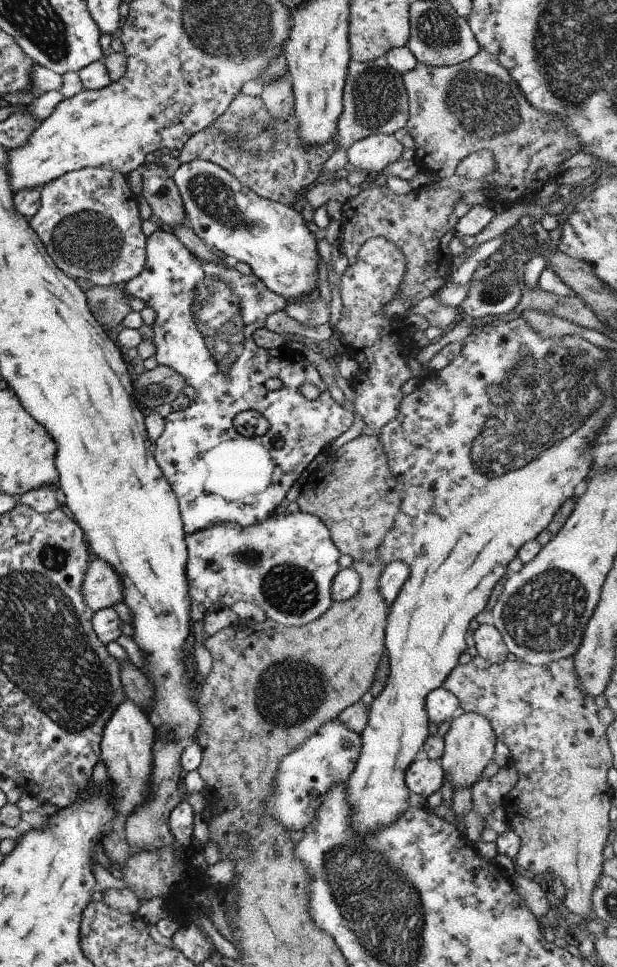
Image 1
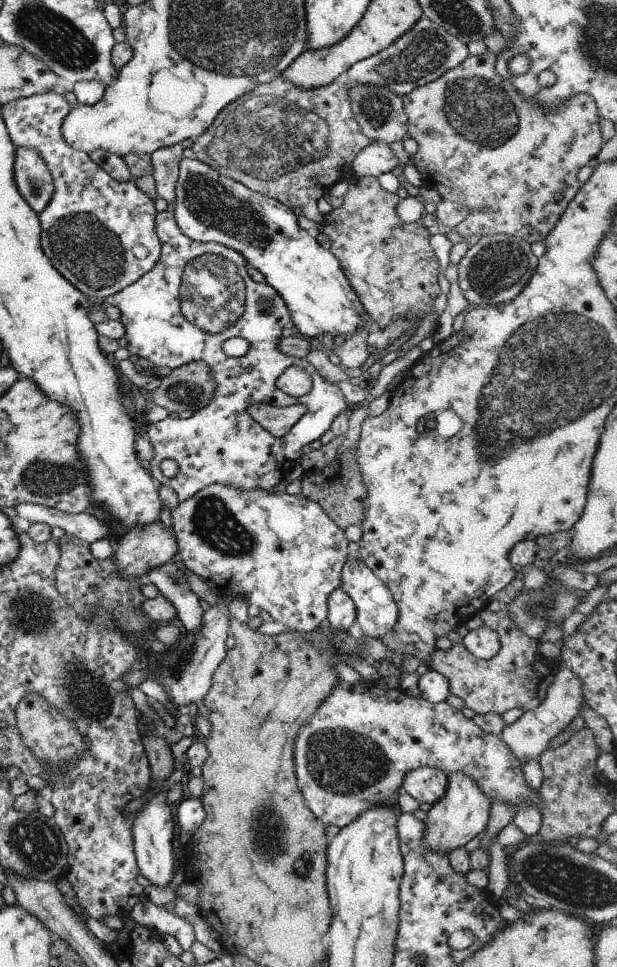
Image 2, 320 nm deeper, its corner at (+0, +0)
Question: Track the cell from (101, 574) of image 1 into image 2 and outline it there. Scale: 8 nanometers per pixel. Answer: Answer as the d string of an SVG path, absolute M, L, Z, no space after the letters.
M161 521L146 527L133 527L113 543L118 573L128 579L145 577L150 568L174 560L177 543L173 531Z

